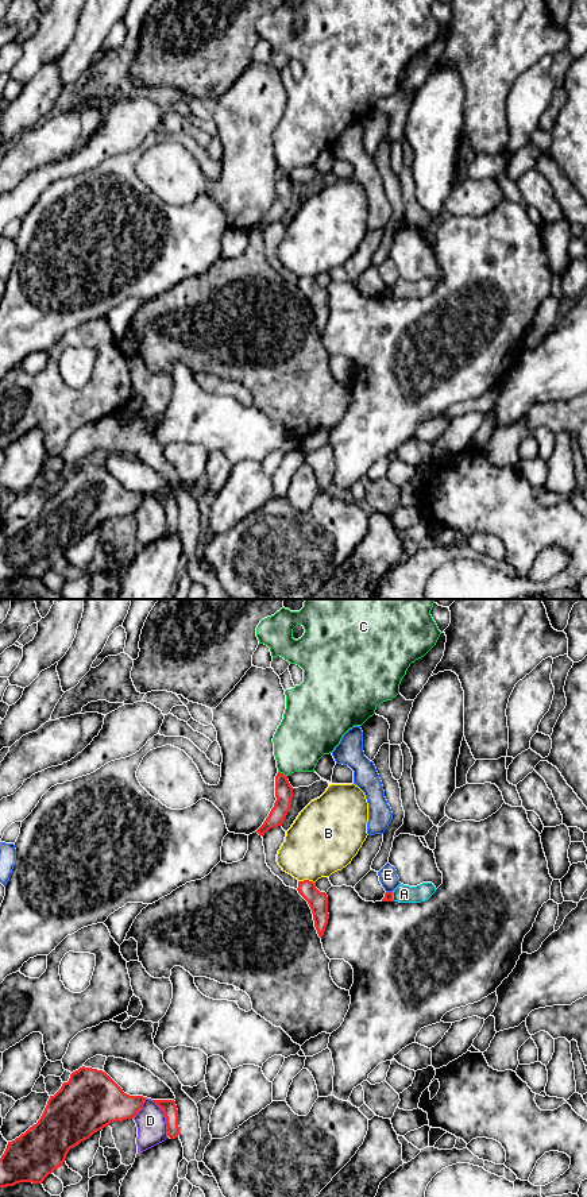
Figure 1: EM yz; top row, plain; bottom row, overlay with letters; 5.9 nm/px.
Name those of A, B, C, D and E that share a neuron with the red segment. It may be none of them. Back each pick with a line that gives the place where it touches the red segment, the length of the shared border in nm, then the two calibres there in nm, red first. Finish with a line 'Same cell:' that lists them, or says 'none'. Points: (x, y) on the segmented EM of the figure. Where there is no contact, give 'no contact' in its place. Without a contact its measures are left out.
A: contact yz (392, 896); length 60 nm; calibres 50 and 110 nm
Same cell: A

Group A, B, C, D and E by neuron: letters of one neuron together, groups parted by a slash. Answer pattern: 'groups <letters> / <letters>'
groups A / B / C / D / E

